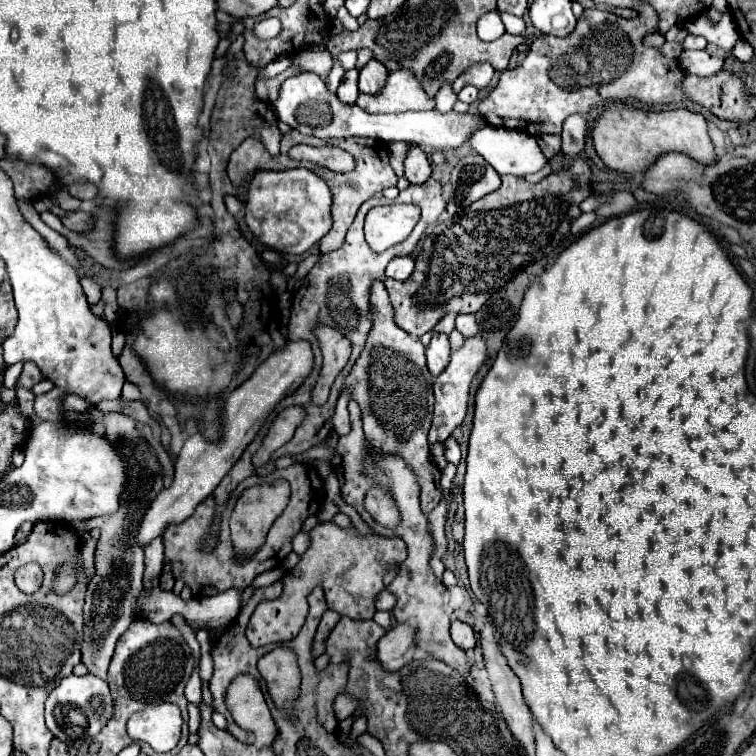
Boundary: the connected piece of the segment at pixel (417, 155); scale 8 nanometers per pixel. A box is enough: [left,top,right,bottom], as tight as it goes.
[405,147,431,185]

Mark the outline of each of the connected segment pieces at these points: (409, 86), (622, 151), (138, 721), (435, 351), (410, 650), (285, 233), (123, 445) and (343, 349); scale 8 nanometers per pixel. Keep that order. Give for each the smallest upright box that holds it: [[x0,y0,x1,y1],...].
[[357,69,435,113],[593,103,715,171],[127,703,181,753],[427,333,449,375],[377,623,417,671],[245,167,331,255],[83,413,163,679],[311,325,351,405]]

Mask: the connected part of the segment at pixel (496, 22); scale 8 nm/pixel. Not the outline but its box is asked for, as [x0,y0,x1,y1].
[477,11,505,41]

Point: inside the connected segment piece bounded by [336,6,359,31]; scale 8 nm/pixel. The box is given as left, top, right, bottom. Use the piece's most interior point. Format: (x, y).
(350, 23)

